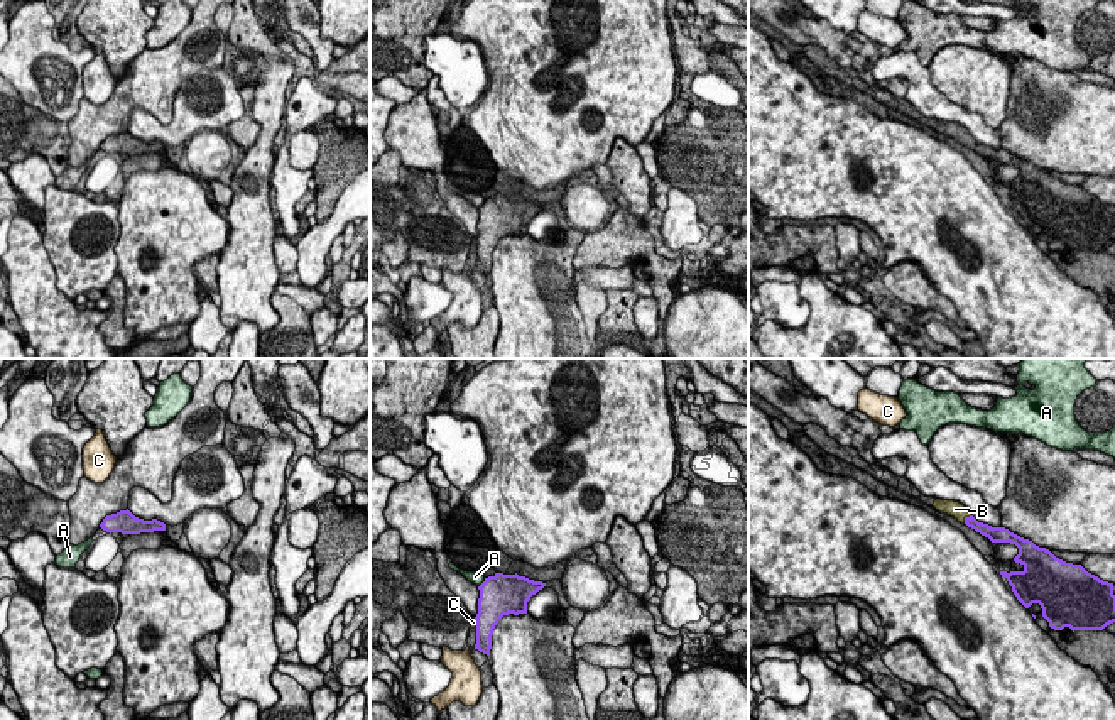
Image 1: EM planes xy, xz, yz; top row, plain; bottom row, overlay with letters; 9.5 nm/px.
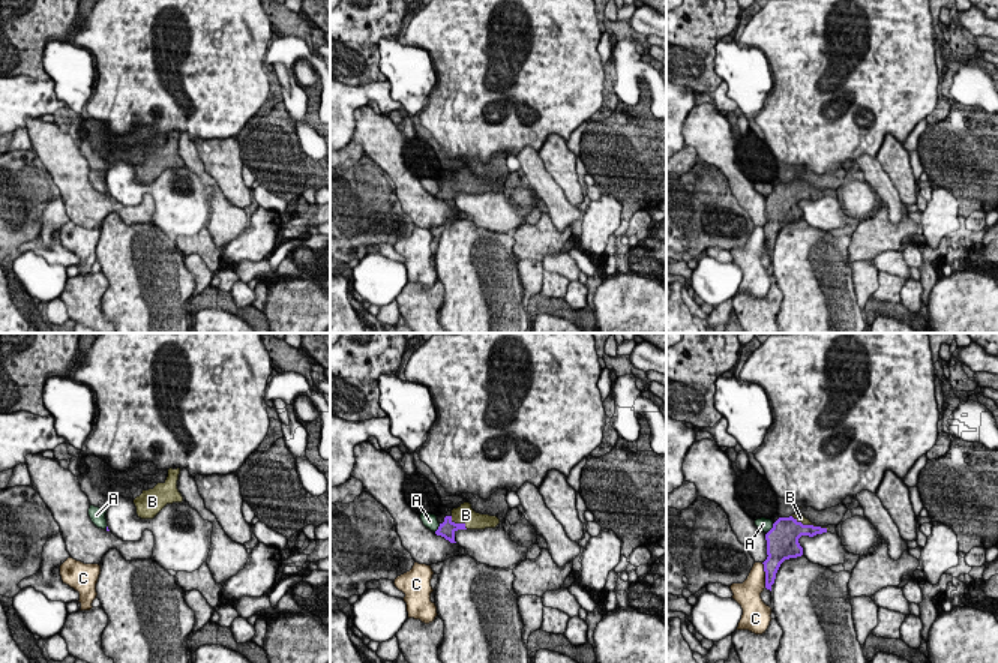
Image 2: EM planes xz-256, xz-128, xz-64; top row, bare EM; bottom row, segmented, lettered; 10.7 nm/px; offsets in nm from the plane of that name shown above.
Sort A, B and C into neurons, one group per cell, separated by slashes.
A / B / C

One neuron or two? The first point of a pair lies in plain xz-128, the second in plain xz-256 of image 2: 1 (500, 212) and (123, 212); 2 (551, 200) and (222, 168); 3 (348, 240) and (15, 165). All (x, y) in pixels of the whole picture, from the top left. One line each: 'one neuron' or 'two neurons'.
1: two neurons
2: two neurons
3: one neuron

